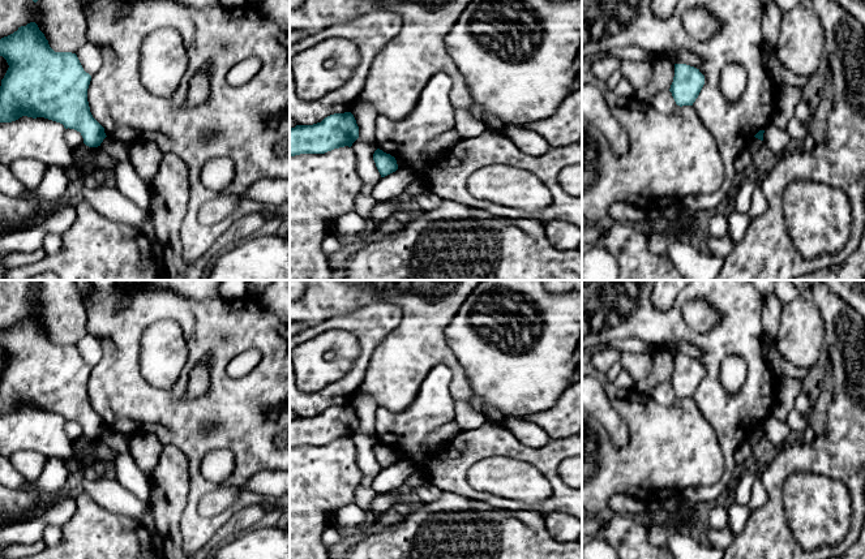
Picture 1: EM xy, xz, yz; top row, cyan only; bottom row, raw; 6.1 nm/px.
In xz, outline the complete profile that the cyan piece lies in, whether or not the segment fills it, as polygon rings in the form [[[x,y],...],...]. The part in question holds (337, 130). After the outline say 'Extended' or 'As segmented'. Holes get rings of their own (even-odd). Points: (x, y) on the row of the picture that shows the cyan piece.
[[[351,112],[334,113],[313,125],[290,128],[290,158],[300,154],[325,154],[348,146],[359,138]]]. As segmented

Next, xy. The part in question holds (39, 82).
[[[30,22],[0,39],[0,56],[9,65],[0,86],[0,122],[22,116],[44,117],[80,132],[86,146],[100,146],[107,136],[90,112],[87,89],[91,76],[83,70],[76,53],[55,52],[38,25]]]. As segmented

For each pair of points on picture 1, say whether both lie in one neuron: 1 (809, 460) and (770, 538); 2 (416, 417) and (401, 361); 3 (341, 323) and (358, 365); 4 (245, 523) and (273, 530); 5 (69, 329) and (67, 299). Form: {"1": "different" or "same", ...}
{"1": "same", "2": "different", "3": "same", "4": "different", "5": "same"}

